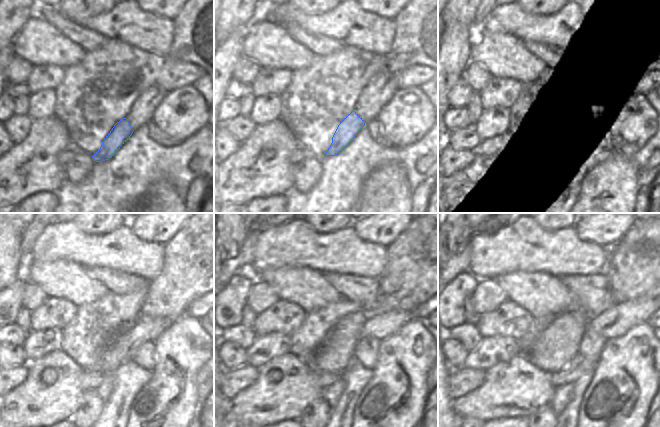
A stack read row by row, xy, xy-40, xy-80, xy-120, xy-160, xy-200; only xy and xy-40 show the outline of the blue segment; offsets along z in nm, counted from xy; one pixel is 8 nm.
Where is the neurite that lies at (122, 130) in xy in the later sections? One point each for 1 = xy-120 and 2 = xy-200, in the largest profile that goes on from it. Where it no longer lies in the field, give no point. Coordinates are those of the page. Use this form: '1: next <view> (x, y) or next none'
1: next xy-120 (144, 330)
2: next xy-200 (616, 321)

